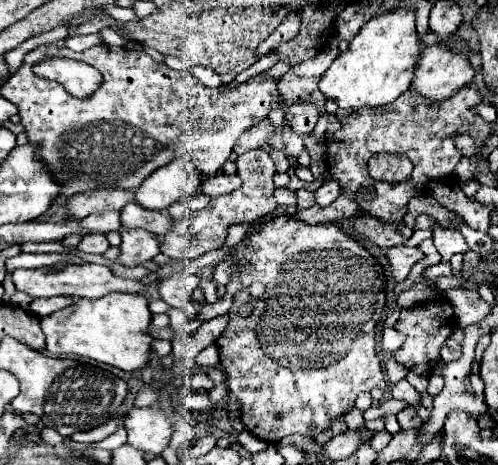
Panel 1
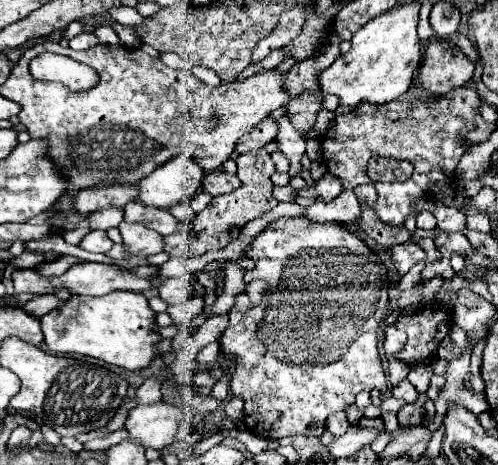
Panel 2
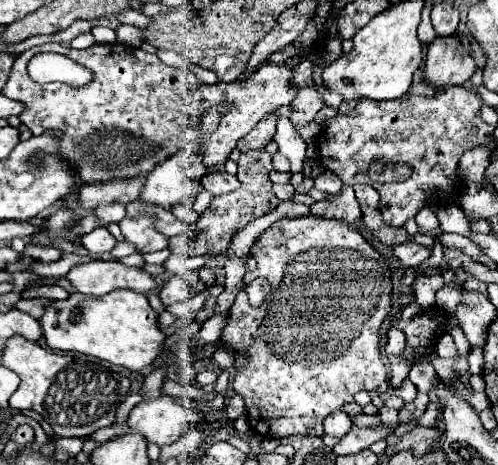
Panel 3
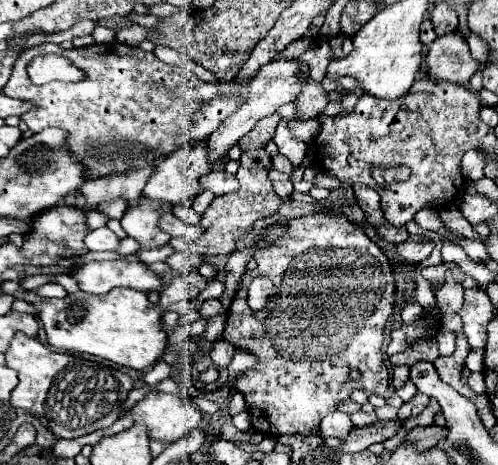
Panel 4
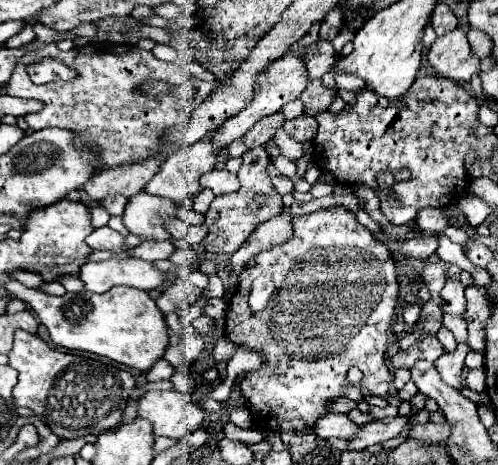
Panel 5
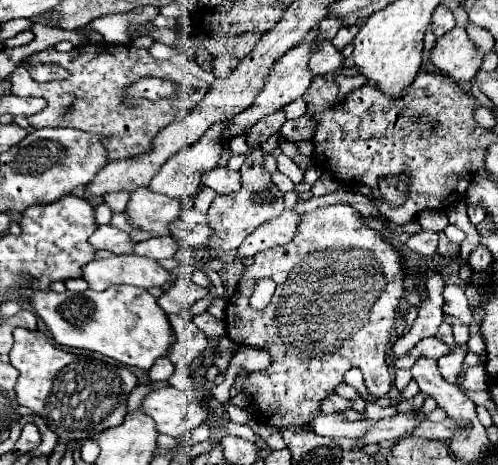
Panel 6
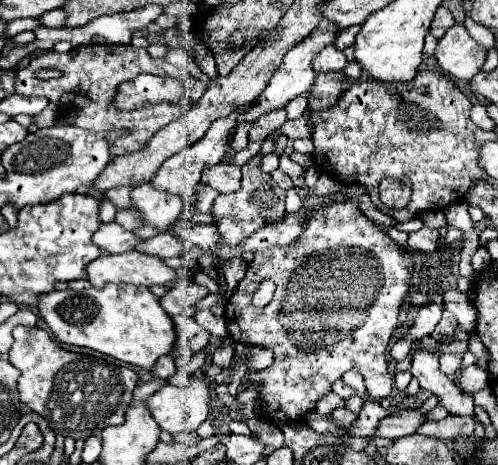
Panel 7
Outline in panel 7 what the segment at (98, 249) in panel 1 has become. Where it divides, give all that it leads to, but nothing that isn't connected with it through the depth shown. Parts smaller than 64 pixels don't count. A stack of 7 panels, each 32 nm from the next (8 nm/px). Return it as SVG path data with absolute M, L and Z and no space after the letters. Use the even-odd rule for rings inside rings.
M108 222L108 224L102 224L100 230L92 236L92 242L110 254L118 254L118 252L136 248L144 240L120 224Z

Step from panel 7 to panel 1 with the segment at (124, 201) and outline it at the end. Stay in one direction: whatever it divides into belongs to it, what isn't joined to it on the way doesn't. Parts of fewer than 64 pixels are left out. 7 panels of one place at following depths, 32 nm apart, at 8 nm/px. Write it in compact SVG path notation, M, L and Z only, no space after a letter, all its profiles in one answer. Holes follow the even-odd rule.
M100 212L100 214L86 216L82 220L82 226L88 230L96 230L96 232L118 230L120 228L120 212Z

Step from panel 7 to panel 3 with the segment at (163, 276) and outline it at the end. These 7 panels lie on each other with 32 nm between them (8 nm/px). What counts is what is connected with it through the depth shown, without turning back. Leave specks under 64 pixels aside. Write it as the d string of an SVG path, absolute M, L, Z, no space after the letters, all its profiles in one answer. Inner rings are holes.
M120 260L78 264L66 274L66 278L76 286L78 292L90 296L104 296L116 288L136 292L158 288L158 282L142 266L126 266Z

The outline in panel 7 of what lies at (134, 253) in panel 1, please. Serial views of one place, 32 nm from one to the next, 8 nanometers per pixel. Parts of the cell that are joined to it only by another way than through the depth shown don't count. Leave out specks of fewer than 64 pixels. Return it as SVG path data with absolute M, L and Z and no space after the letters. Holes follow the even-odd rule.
M152 182L140 184L132 190L132 208L140 210L146 224L160 230L168 230L168 226L180 218L180 212L188 202L190 198L158 192L158 188L152 188Z

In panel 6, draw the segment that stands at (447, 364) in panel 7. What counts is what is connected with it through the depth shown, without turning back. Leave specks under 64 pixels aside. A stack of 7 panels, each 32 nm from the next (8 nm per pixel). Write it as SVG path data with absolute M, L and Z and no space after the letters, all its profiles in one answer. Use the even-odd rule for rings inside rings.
M460 346L456 352L450 352L442 358L438 358L438 368L440 368L440 372L444 372L444 378L448 378L448 382L456 384L458 376L461 376L462 360L464 360L466 352L468 352L468 348Z

